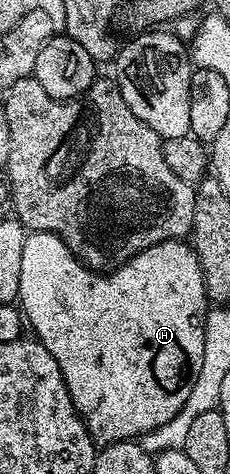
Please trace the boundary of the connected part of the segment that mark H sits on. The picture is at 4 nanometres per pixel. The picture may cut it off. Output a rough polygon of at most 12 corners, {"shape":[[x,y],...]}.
{"shape":[[28,232],[18,307],[96,445],[165,426],[205,358],[195,249],[96,274]]}

